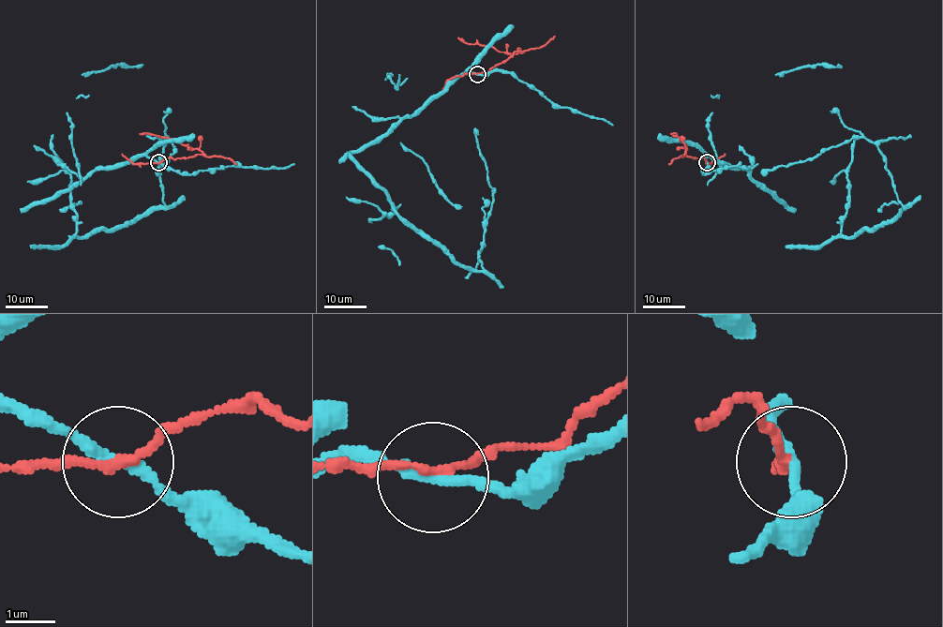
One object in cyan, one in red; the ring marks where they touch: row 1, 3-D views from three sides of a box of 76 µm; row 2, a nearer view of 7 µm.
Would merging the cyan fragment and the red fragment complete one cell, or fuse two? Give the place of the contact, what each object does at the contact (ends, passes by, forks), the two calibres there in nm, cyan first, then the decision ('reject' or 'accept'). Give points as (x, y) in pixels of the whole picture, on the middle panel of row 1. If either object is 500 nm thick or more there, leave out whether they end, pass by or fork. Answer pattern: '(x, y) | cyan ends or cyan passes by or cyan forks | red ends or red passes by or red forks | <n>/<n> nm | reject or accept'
(477, 74) | cyan passes by | red passes by | 200/170 nm | reject

